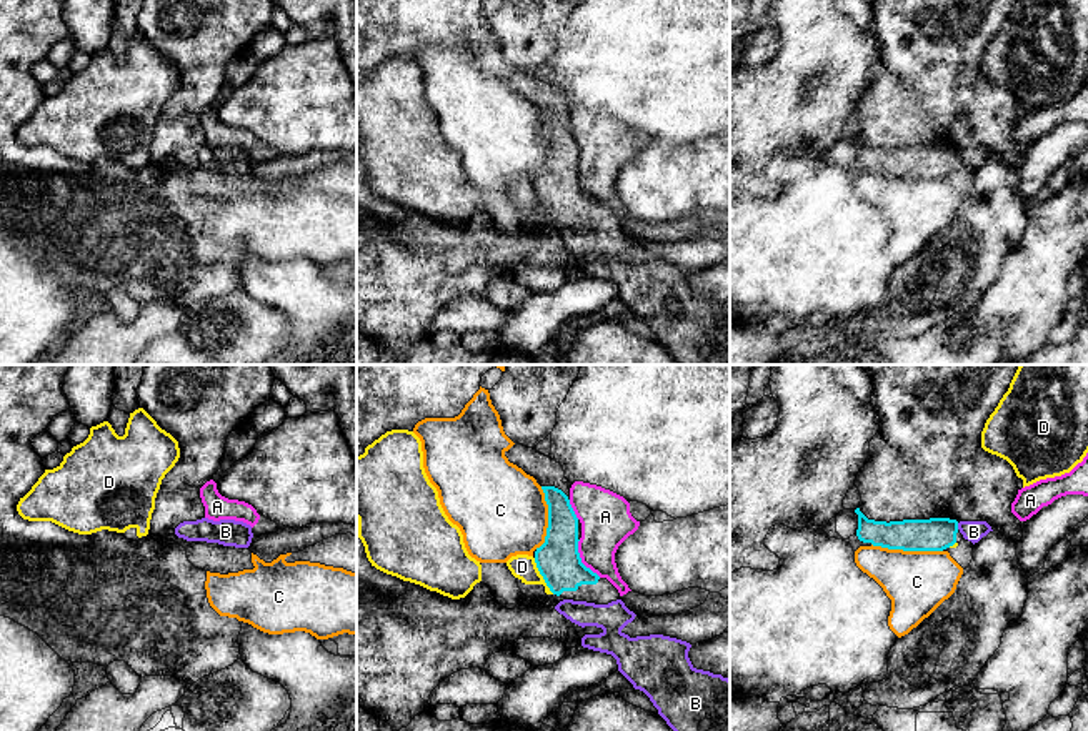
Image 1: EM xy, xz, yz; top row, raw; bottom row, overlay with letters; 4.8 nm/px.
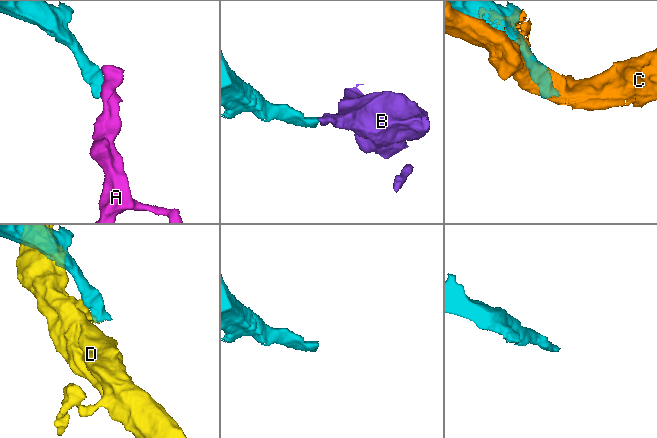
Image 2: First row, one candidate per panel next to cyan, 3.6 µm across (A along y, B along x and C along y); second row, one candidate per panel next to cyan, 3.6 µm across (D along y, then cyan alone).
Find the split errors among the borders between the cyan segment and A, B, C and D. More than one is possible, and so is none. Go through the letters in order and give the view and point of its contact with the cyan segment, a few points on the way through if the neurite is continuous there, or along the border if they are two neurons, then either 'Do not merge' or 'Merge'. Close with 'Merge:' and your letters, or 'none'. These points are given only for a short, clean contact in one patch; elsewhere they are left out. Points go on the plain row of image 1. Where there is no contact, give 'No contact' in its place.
A: Touches cyan at xz (580, 187). Do not merge
B: Touches cyan at yz (957, 154). Path across: yz (937, 160), (957, 154), (973, 159). Merge
C: Touches cyan at yz (907, 177). Do not merge
D: Touches cyan at xz (542, 202). Boundary: xz (534, 185), (539, 200), (553, 220). Do not merge
Merge: B

